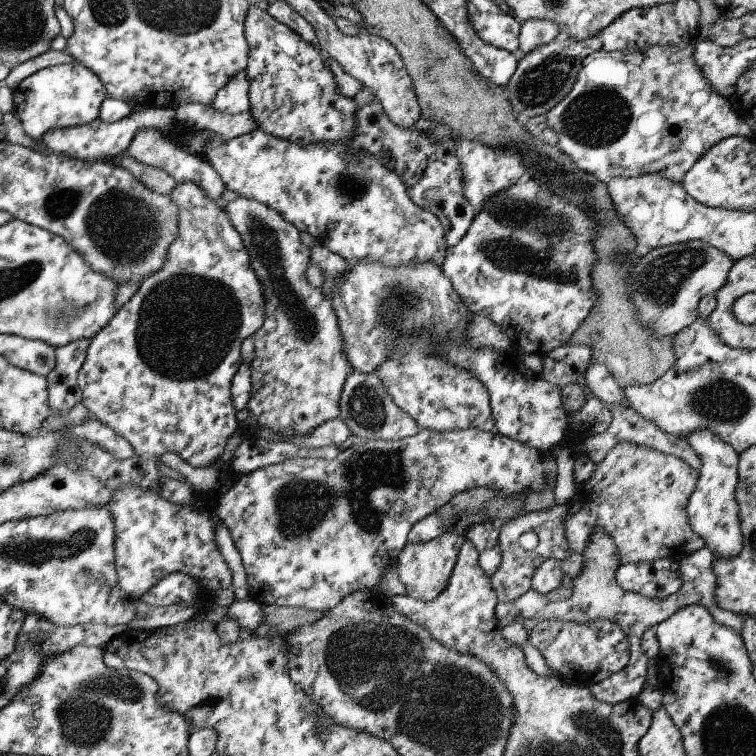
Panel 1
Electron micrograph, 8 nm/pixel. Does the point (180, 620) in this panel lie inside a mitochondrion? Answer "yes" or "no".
no

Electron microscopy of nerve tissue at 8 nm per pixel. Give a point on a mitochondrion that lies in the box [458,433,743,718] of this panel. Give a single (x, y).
(721, 666)

